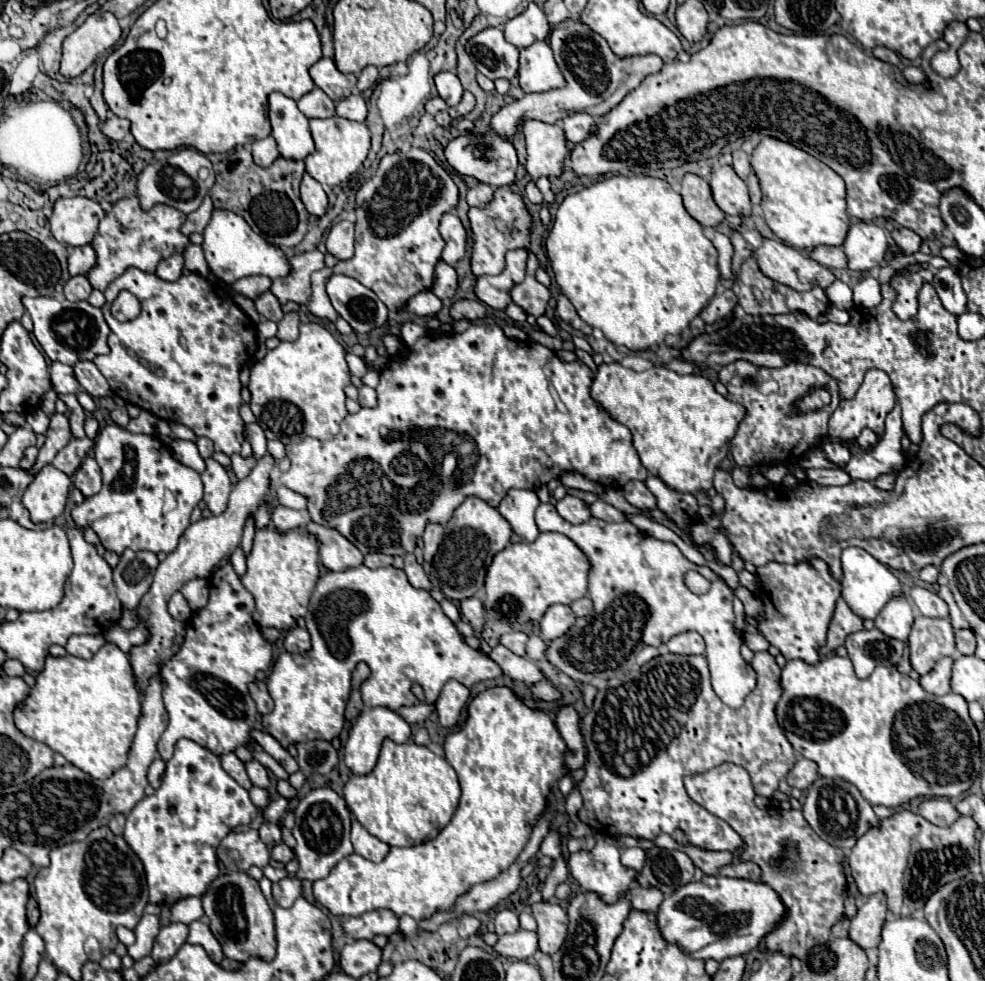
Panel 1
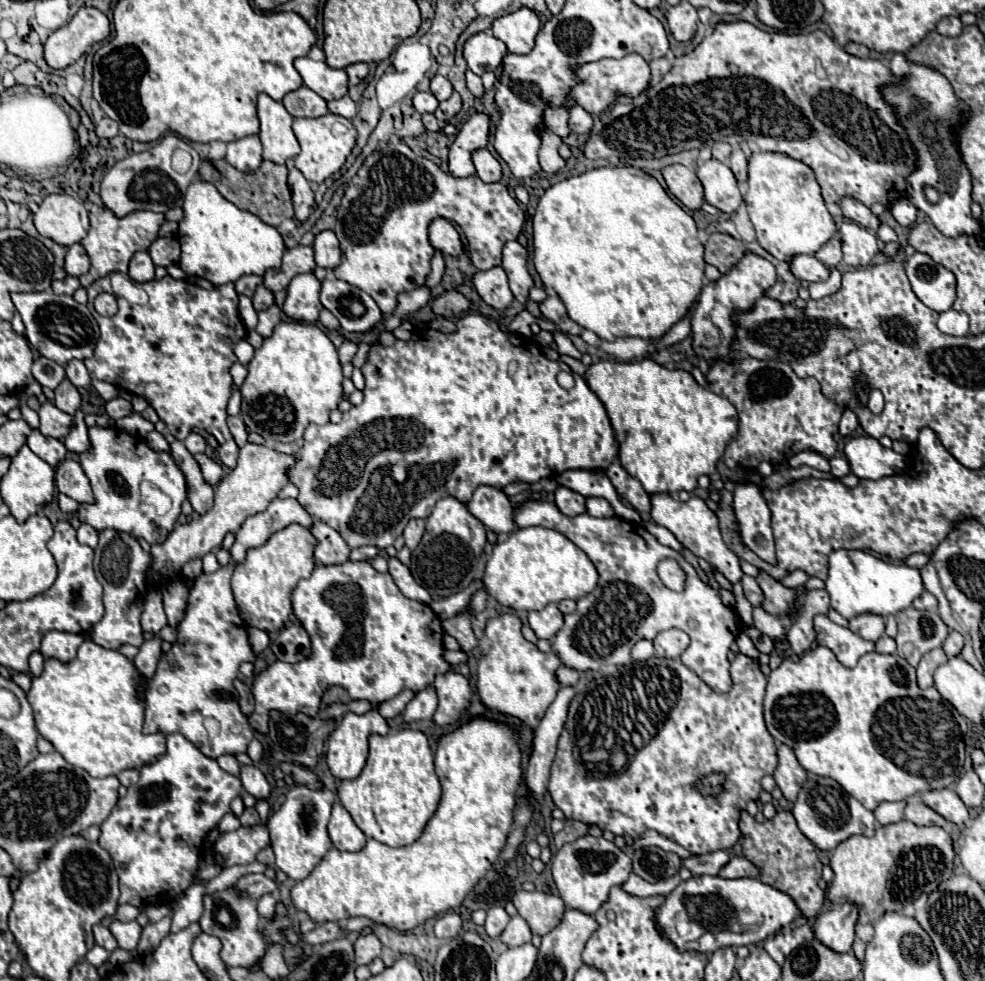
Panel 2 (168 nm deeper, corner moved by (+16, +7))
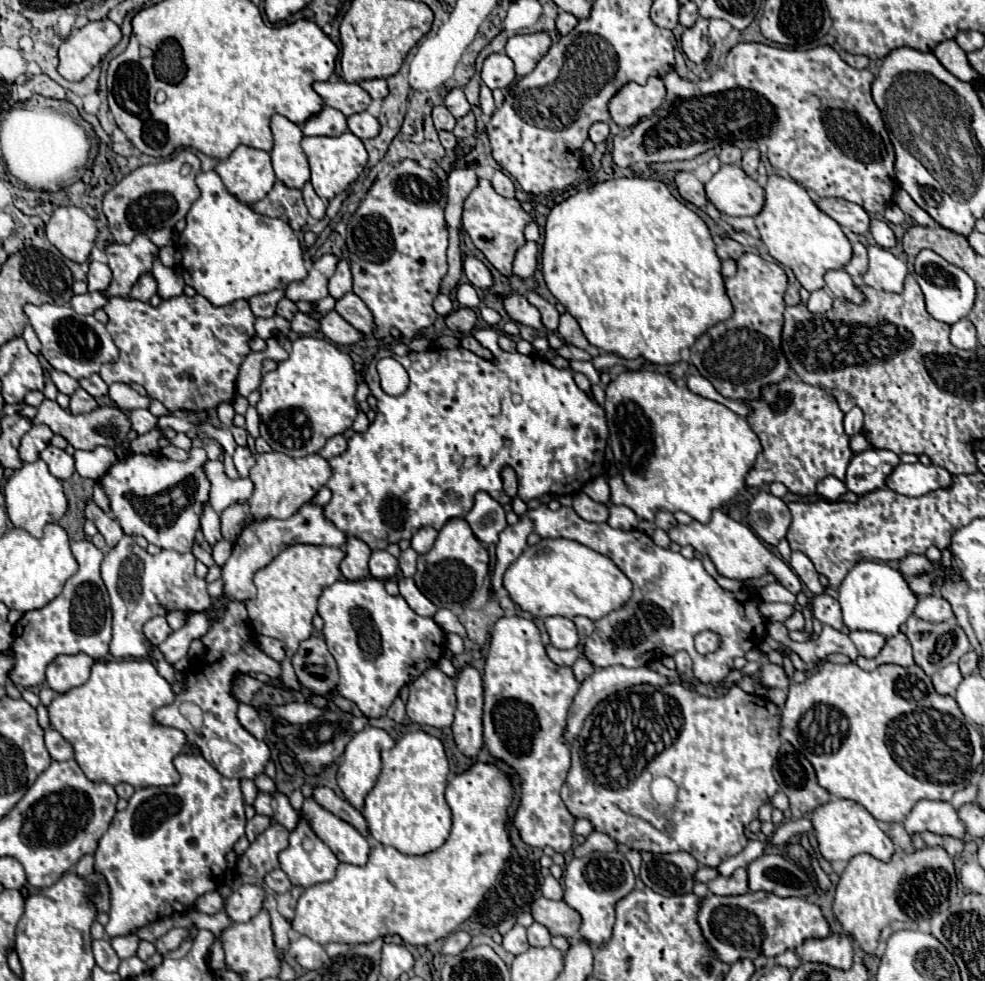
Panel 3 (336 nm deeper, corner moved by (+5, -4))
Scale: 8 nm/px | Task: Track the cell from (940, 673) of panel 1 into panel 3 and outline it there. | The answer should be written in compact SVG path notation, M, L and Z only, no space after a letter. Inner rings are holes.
M947 664L945 668L941 668L939 672L935 672L935 676L931 678L933 680L933 686L935 686L935 692L939 694L947 694L947 696L953 696L959 682L961 682L961 672L959 672L959 666L957 664Z

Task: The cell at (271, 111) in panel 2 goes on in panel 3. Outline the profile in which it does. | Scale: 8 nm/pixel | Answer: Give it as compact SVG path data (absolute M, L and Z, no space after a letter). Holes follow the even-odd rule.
M273 114L271 132L275 138L275 146L271 150L275 176L291 188L303 188L309 180L309 162L301 148L301 128L285 116Z

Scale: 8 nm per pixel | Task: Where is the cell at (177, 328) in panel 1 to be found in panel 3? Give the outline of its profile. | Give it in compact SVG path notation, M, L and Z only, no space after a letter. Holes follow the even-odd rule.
M175 296L159 306L131 298L109 298L103 308L109 316L107 330L119 348L119 360L103 366L103 382L141 384L149 398L159 400L169 412L205 412L207 424L221 428L217 408L221 402L233 402L237 376L243 360L251 354L249 342L255 336L253 312L247 300L235 300L227 306L213 306L203 296Z

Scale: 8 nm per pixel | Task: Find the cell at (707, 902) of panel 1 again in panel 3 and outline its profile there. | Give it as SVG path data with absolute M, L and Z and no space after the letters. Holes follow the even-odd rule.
M749 892L743 896L709 894L699 904L697 922L711 952L727 964L743 958L755 960L761 954L767 958L777 956L785 950L799 948L807 938L829 936L829 924L819 906L803 898L779 898L769 892Z

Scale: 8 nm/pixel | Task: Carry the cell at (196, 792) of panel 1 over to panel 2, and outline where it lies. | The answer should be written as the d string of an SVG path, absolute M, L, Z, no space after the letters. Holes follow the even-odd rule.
M180 733L166 735L166 755L158 757L156 763L144 765L144 767L140 769L140 779L138 779L138 783L134 783L134 785L128 787L126 797L124 797L124 799L118 799L118 803L116 803L114 809L112 809L112 813L110 813L110 815L104 819L104 823L100 825L100 839L98 839L98 843L100 843L100 847L104 847L104 849L110 853L112 863L114 863L114 869L116 869L116 873L118 873L118 883L120 883L120 899L118 899L118 903L130 903L130 905L134 905L134 907L170 905L184 889L188 889L188 887L192 885L192 881L194 881L196 871L198 871L198 861L200 861L198 847L202 845L204 837L218 825L218 821L220 821L226 813L230 813L230 803L232 803L234 797L240 795L240 791L242 791L240 779L234 777L234 775L230 775L230 773L226 773L226 771L222 771L222 769L218 767L218 763L216 763L214 759L204 757L196 745L192 745L188 739L180 737Z

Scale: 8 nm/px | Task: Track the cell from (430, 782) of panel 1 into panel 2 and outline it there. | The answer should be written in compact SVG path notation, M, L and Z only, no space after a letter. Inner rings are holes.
M402 729L384 737L372 735L366 767L356 779L340 781L338 799L366 837L390 847L414 843L440 801L440 783L426 735L414 729Z

